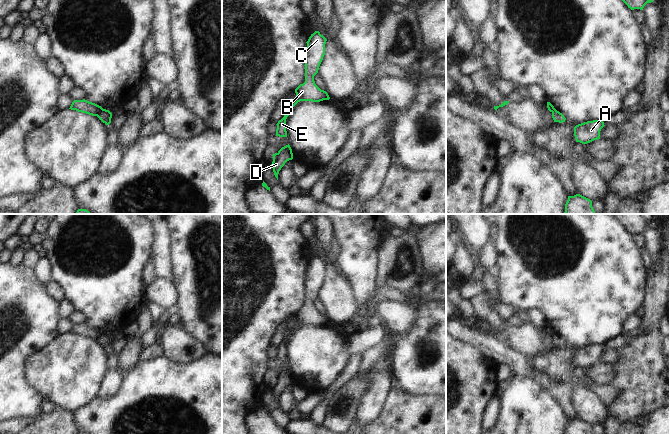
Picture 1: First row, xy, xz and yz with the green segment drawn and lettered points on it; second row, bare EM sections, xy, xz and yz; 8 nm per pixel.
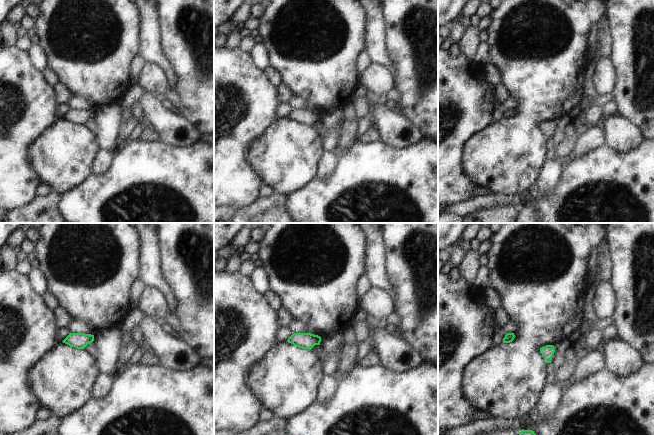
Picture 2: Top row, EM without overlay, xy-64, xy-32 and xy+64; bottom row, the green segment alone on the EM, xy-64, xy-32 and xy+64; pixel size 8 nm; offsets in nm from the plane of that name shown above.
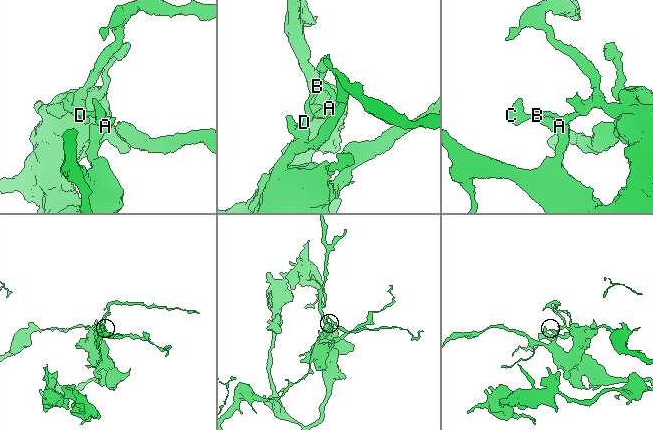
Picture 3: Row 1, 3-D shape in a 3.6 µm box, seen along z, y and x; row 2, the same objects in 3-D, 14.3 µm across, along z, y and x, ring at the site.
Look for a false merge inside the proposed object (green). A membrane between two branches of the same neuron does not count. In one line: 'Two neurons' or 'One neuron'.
Two neurons

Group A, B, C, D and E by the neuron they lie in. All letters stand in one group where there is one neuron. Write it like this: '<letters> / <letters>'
A / B C D E

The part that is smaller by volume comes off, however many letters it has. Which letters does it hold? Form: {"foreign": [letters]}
{"foreign": ["B", "C", "D", "E"]}

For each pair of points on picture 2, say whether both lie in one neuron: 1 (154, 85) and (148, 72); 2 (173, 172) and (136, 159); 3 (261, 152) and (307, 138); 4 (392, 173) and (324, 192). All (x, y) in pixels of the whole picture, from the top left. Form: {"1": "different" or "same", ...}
{"1": "same", "2": "same", "3": "same", "4": "same"}

